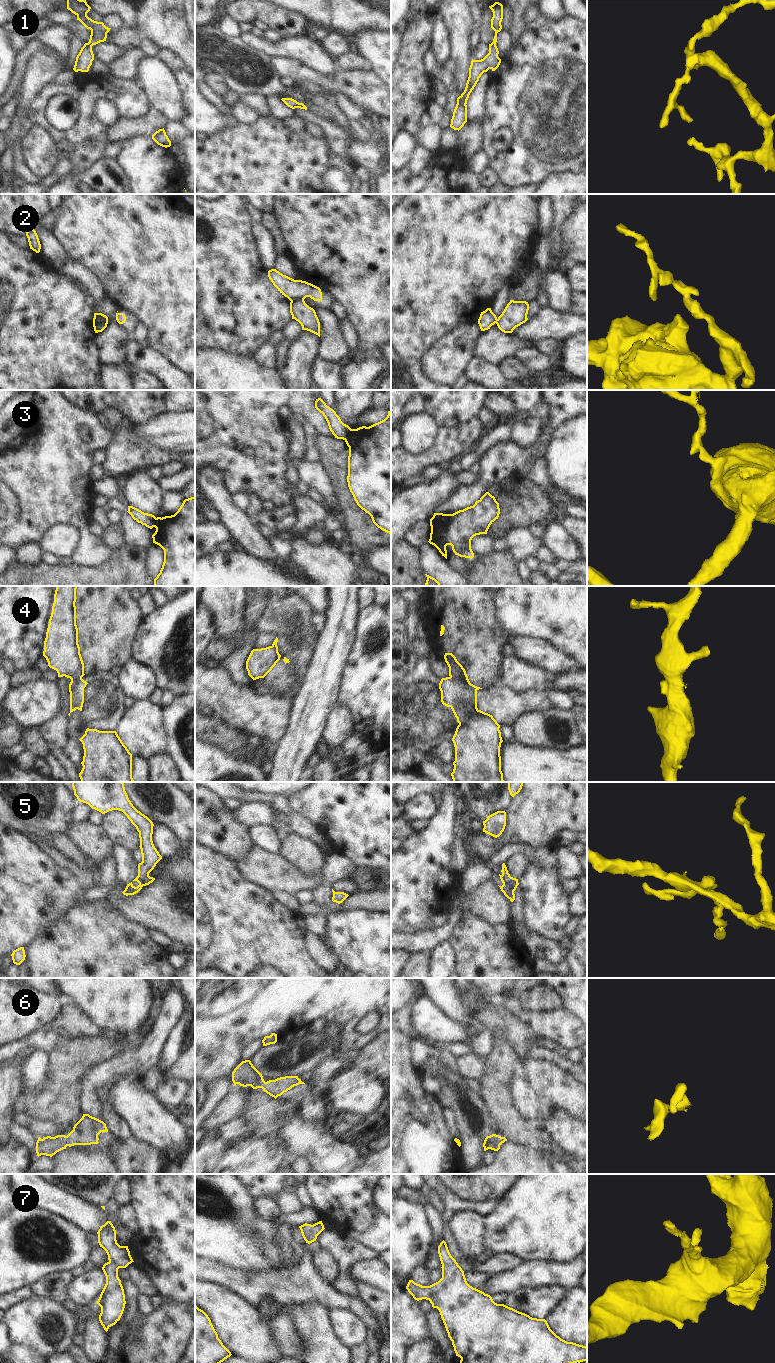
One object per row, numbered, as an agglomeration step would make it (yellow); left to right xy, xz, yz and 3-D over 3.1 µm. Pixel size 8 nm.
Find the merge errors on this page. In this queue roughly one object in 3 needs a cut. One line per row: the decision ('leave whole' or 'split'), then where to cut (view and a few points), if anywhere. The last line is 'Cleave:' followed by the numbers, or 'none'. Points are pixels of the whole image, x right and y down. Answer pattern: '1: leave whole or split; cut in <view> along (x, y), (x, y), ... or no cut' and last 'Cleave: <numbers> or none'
1: leave whole; no cut
2: split; cut in xy along (107, 320), (101, 321), (94, 330)
3: split; cut in xz along (352, 429), (345, 440)
4: split; cut in xy along (81, 677), (75, 683), (71, 696), (76, 708)
5: split; cut in yz along (500, 875), (513, 892), (510, 898)
6: leave whole; no cut
7: leave whole; no cut
Cleave: 2, 3, 4, 5

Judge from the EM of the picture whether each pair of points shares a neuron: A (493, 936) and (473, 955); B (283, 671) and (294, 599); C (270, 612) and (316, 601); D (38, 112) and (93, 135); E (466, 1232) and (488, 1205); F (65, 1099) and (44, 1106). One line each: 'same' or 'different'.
A: same
B: different
C: different
D: same
E: different
F: same

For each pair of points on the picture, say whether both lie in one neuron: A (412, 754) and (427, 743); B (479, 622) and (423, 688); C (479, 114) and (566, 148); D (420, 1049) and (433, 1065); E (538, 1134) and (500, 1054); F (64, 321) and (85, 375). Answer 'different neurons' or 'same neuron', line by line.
A: same neuron
B: different neurons
C: different neurons
D: different neurons
E: same neuron
F: same neuron

